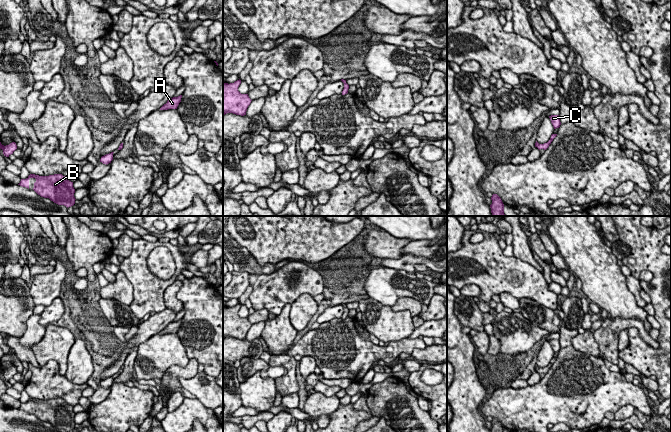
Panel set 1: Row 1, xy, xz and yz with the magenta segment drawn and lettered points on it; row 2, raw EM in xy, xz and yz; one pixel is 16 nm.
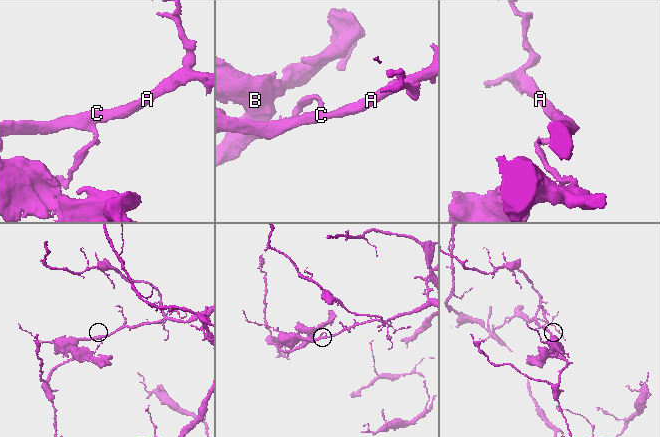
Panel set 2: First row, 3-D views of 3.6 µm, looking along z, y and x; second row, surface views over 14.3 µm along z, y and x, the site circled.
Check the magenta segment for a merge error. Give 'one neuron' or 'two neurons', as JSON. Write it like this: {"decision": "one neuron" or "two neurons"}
{"decision": "two neurons"}

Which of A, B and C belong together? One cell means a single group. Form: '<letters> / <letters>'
A C / B

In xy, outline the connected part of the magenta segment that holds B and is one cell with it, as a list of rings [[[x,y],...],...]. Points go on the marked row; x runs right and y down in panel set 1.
[[[30,174],[26,179],[21,179],[18,185],[29,189],[30,178],[36,179],[33,190],[41,197],[49,198],[54,203],[64,205],[67,208],[75,204],[73,182],[62,174],[49,176]]]

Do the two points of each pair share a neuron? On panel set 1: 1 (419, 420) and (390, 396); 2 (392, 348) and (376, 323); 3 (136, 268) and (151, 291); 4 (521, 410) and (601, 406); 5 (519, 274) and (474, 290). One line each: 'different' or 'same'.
1: same
2: different
3: same
4: same
5: different

